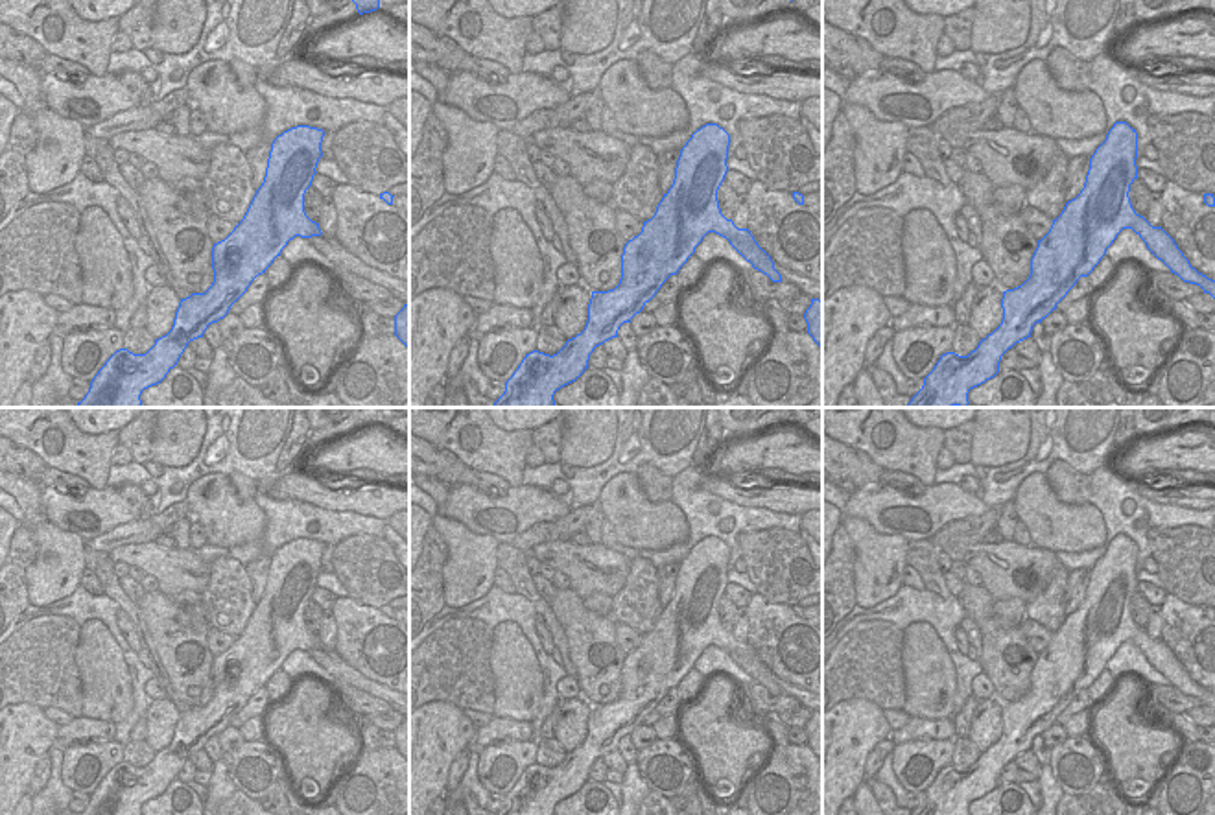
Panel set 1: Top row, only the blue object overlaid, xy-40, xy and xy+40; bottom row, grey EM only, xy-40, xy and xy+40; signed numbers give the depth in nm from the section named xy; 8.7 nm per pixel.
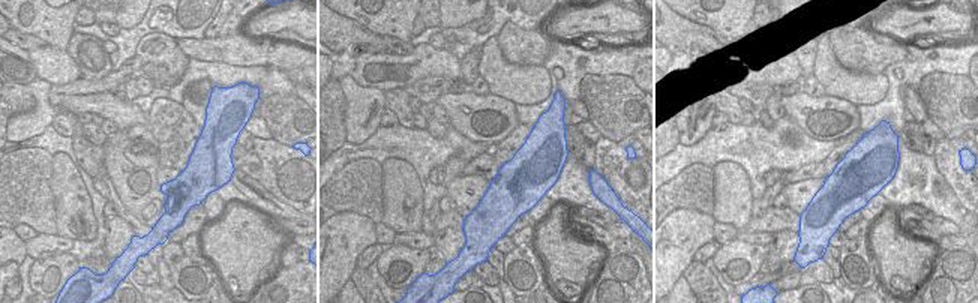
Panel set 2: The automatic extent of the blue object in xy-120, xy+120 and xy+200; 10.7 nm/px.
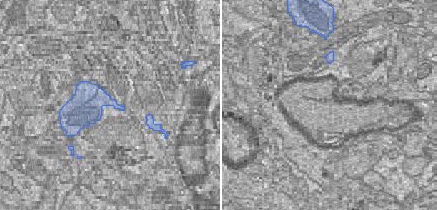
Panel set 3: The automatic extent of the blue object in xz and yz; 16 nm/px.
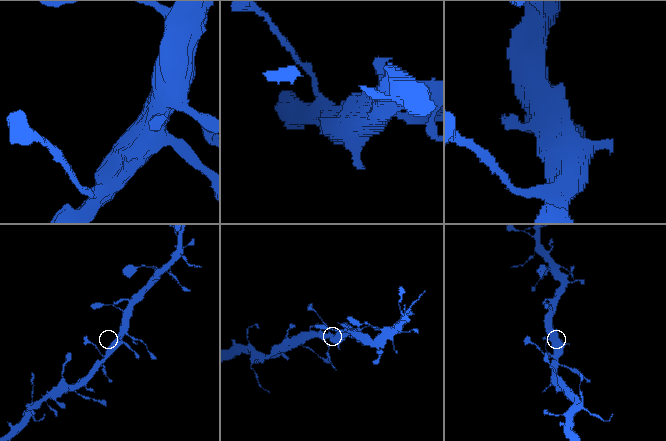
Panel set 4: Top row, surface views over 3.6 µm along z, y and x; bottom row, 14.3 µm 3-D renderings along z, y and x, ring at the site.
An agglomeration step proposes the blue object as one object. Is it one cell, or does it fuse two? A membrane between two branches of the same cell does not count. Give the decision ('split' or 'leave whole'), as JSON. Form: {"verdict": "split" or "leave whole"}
{"verdict": "leave whole"}

